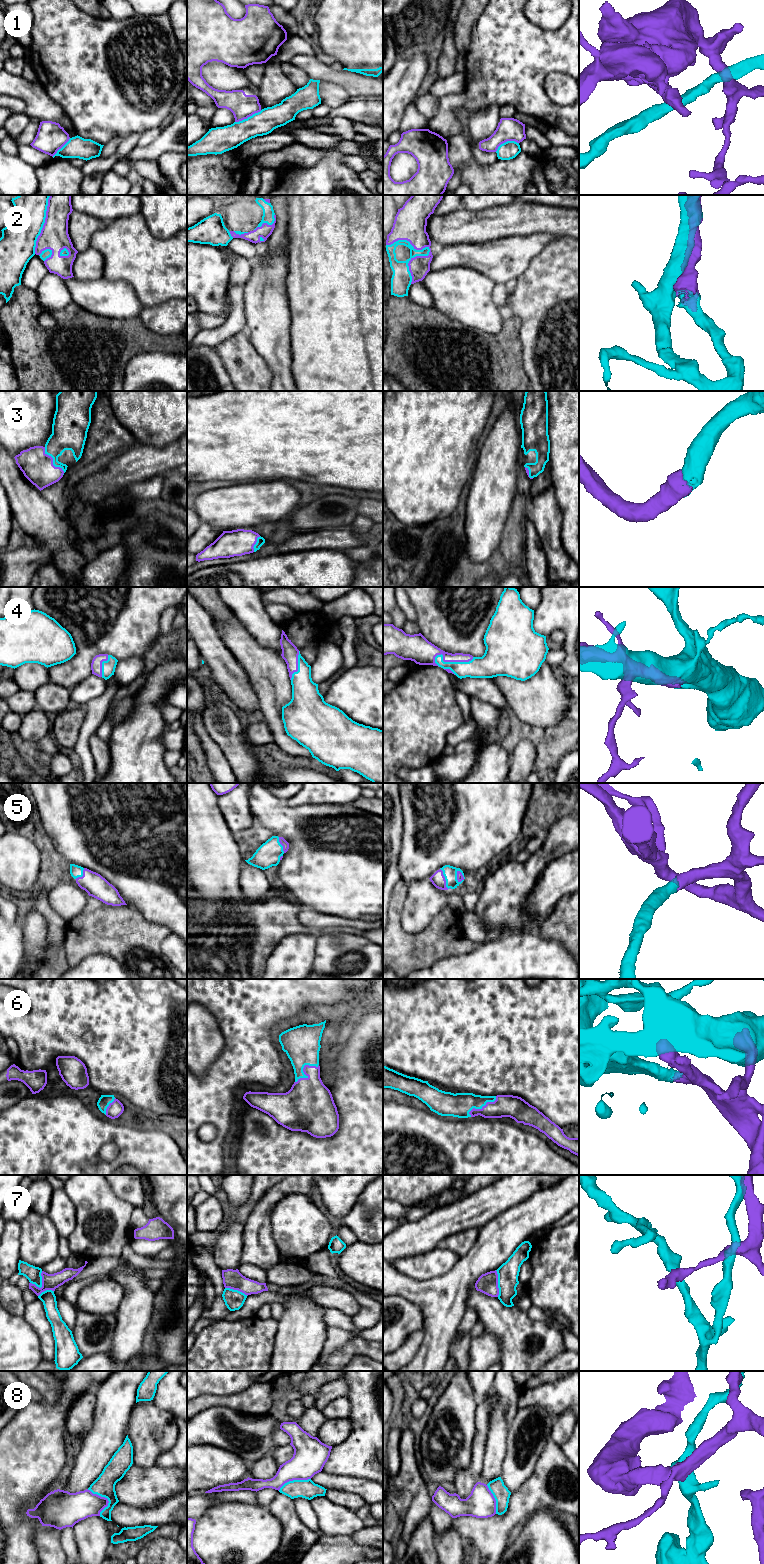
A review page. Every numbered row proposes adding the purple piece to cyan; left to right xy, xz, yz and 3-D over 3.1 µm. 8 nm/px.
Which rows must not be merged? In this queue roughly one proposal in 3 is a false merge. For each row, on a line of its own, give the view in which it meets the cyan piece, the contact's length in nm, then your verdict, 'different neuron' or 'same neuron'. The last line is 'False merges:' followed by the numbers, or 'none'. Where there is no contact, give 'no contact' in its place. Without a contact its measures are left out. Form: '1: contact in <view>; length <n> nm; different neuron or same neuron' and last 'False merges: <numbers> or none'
1: contact in xz; length 240 nm; different neuron
2: contact in yz; length 380 nm; same neuron
3: contact in xy; length 280 nm; same neuron
4: contact in yz; length 320 nm; same neuron
5: contact in yz; length 190 nm; same neuron
6: contact in xz; length 240 nm; same neuron
7: contact in xy; length 150 nm; different neuron
8: contact in xy; length 240 nm; different neuron
False merges: 1, 7, 8

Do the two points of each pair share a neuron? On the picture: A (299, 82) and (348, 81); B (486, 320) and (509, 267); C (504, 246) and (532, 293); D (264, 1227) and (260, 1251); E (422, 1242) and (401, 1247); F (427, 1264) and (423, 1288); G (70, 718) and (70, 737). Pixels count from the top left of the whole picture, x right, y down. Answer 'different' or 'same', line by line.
A: different
B: different
C: different
D: same
E: same
F: different
G: same

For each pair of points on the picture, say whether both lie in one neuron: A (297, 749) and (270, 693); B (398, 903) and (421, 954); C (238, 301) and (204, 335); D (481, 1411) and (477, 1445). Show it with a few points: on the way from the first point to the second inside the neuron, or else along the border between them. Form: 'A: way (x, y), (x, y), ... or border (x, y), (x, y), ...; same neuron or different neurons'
A: way (282, 737), (278, 733), (271, 708); same neuron
B: way (395, 916), (395, 929), (408, 942); same neuron
C: way (237, 313), (236, 317), (216, 335); same neuron
D: way (481, 1419), (481, 1435), (479, 1437); same neuron

